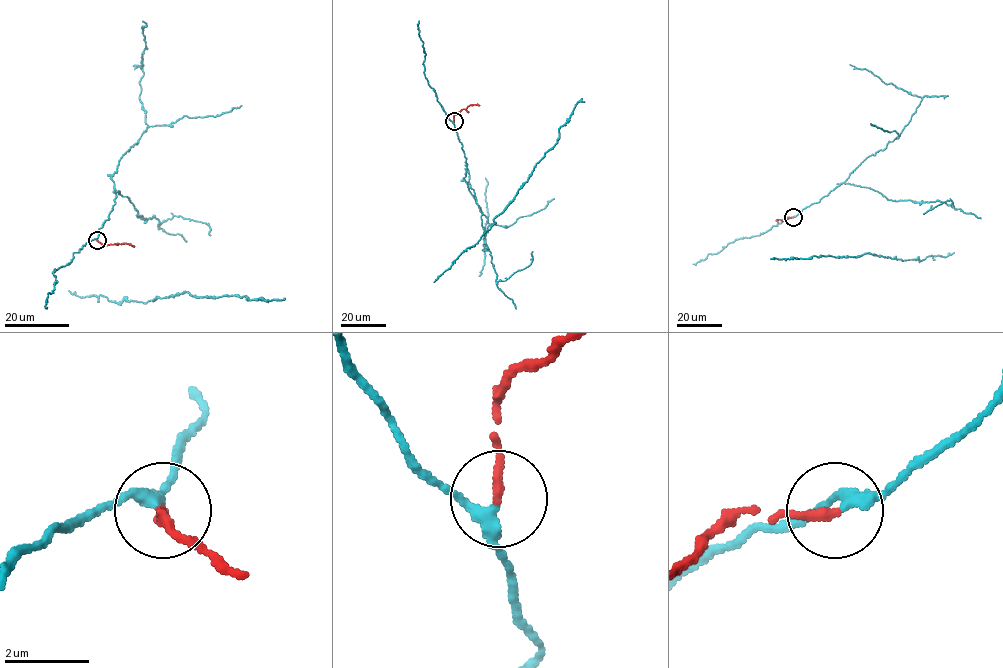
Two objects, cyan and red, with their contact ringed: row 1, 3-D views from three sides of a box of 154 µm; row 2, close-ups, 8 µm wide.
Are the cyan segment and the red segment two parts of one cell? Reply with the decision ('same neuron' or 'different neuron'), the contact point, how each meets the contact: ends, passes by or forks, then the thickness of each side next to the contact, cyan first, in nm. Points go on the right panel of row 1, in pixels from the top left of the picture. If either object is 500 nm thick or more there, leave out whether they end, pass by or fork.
same neuron; at (793, 217); cyan passes by; red ends there; 260 nm thick on the cyan side, 200 nm on the other

